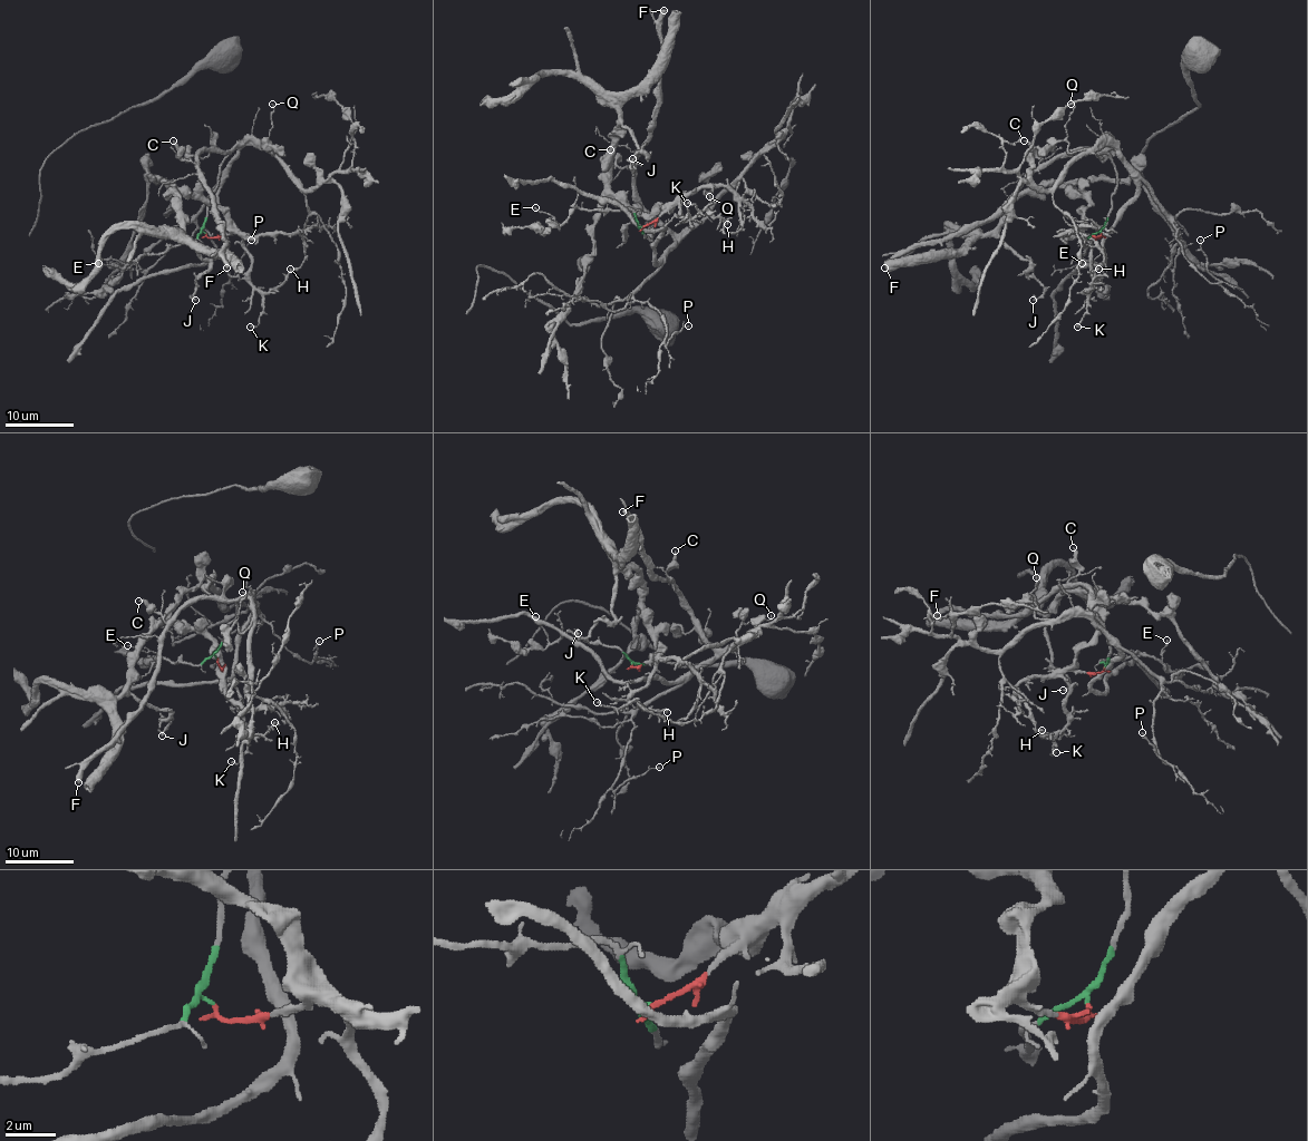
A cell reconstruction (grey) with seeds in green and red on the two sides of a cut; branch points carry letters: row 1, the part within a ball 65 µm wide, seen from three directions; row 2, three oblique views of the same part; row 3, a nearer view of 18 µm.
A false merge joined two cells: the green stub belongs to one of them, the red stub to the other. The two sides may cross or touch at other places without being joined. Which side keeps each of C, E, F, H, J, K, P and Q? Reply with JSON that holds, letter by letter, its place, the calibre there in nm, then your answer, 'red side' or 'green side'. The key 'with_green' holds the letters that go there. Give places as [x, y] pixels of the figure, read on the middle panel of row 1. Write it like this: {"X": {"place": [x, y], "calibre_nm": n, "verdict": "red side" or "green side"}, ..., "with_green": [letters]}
{"C": {"place": [610, 149], "calibre_nm": 170, "verdict": "green side"}, "E": {"place": [535, 207], "calibre_nm": 120, "verdict": "green side"}, "F": {"place": [664, 10], "calibre_nm": 480, "verdict": "green side"}, "H": {"place": [727, 224], "calibre_nm": 140, "verdict": "red side"}, "J": {"place": [632, 158], "calibre_nm": 240, "verdict": "red side"}, "K": {"place": [687, 203], "calibre_nm": 160, "verdict": "red side"}, "P": {"place": [688, 325], "calibre_nm": 130, "verdict": "green side"}, "Q": {"place": [709, 196], "calibre_nm": 120, "verdict": "green side"}, "with_green": ["C", "E", "F", "P", "Q"]}

